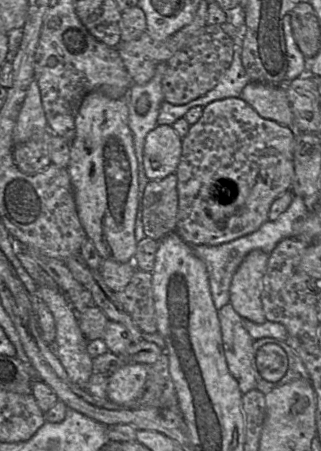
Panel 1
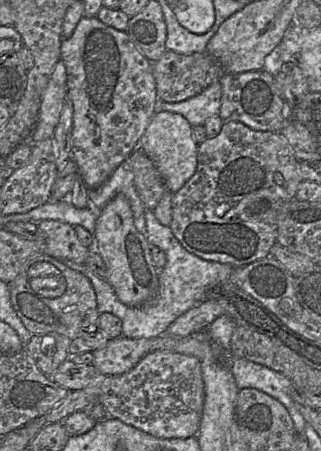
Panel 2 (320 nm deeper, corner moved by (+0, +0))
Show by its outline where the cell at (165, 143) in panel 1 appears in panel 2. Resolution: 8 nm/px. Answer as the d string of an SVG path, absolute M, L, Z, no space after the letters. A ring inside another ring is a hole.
M168 111L155 114L138 147L152 160L165 182L167 191L172 194L182 188L195 173L198 145L193 138L192 126L180 114Z

